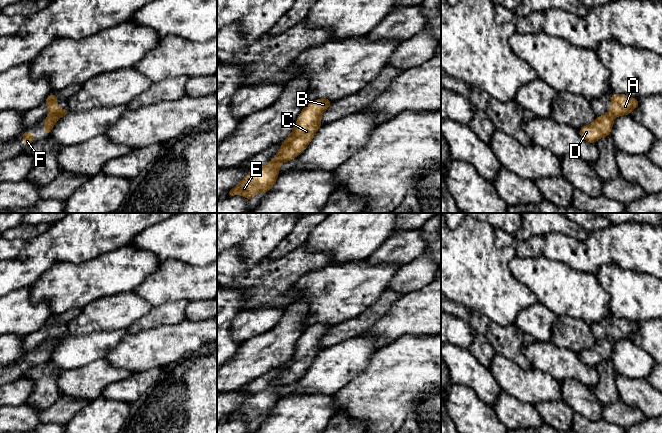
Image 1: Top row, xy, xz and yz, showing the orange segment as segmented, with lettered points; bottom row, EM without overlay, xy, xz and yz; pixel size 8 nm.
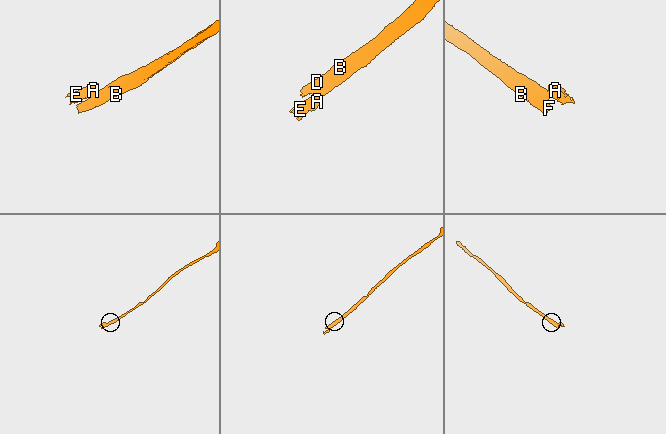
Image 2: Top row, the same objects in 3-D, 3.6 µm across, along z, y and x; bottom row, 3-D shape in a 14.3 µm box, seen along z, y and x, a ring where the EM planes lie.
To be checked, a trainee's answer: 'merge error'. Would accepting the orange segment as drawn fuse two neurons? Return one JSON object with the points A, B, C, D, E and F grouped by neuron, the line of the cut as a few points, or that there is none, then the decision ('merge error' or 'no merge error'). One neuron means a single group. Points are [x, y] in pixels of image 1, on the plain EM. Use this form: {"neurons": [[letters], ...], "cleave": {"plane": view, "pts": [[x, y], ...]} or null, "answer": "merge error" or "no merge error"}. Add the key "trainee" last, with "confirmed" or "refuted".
{"neurons": [["A", "E"], ["B", "C", "D", "F"]], "cleave": {"plane": "xy", "pts": [[60, 334], [48, 340]]}, "answer": "merge error", "trainee": "confirmed"}

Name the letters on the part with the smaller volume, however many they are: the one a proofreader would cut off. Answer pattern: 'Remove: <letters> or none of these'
Remove: A, E

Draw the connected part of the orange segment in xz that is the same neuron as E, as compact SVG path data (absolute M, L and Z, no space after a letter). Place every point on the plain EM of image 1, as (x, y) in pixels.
M272 384L261 392L251 395L238 409L228 415L226 419L231 421L241 418L246 423L252 424L253 420L257 417L268 416L278 402L281 388L281 385Z

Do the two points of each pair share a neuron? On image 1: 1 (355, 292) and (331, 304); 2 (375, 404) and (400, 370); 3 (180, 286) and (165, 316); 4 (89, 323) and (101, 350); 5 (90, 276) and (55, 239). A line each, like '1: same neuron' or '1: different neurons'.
1: same neuron
2: same neuron
3: different neurons
4: different neurons
5: different neurons

